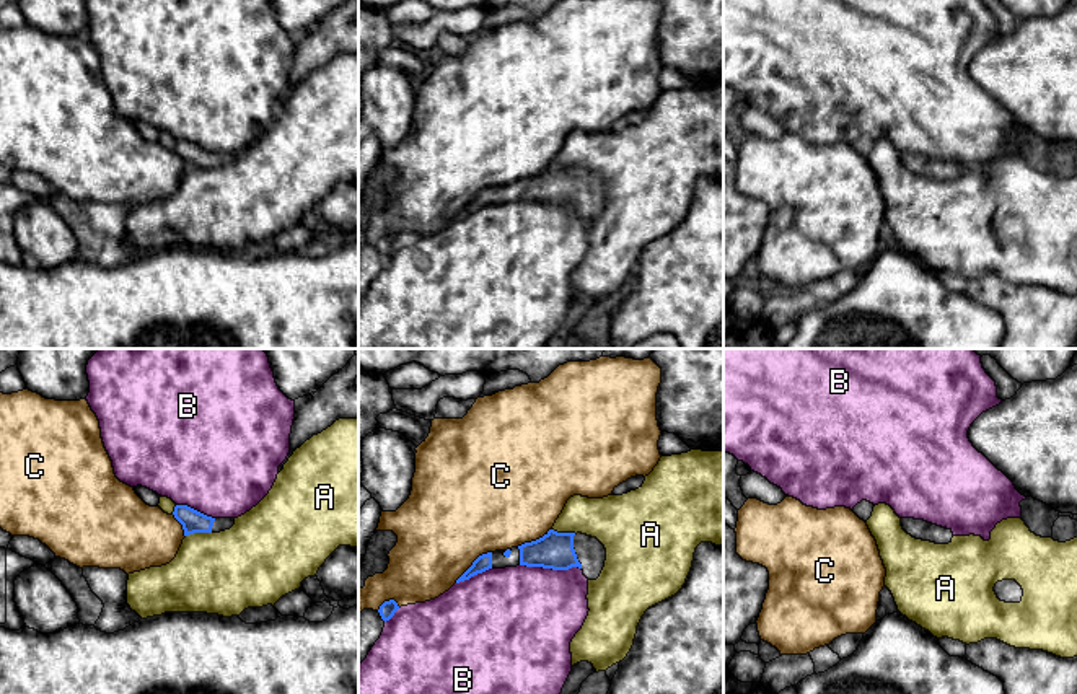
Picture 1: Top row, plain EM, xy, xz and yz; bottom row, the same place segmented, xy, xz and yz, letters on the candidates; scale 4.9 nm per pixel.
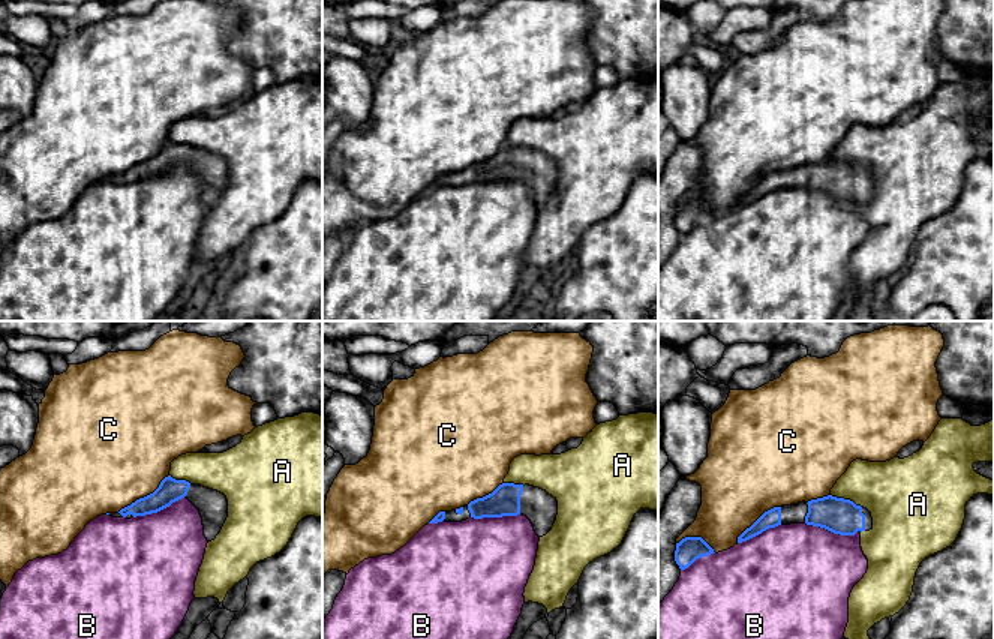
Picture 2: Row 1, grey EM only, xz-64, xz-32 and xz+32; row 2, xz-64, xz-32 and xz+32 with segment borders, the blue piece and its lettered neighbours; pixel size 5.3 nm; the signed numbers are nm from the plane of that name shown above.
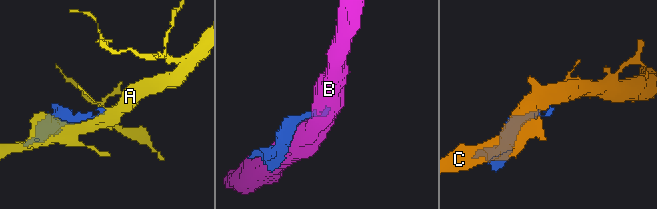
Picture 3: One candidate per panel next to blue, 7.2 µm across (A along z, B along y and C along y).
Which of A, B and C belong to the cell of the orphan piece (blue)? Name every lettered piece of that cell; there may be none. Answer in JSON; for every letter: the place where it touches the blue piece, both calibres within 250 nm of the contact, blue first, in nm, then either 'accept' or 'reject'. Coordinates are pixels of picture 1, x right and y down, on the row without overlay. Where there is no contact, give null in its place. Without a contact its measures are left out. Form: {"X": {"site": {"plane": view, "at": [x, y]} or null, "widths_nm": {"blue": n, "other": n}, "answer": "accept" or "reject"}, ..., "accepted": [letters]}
{"A": {"site": {"plane": "xy", "at": [197, 166]}, "widths_nm": {"blue": 110, "other": 400}, "answer": "reject"}, "B": {"site": {"plane": "xz", "at": [551, 202]}, "widths_nm": {"blue": 180, "other": 460}, "answer": "reject"}, "C": {"site": {"plane": "xz", "at": [473, 199]}, "widths_nm": {"blue": 80, "other": 460}, "answer": "reject"}, "accepted": []}

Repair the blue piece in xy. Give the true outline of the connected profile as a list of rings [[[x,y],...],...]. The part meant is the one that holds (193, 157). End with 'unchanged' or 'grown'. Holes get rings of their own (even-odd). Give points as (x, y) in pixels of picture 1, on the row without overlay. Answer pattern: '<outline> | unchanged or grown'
[[[176,140],[173,150],[182,160],[184,171],[194,168],[220,168],[235,160],[235,153],[212,153],[187,140]]] | grown

